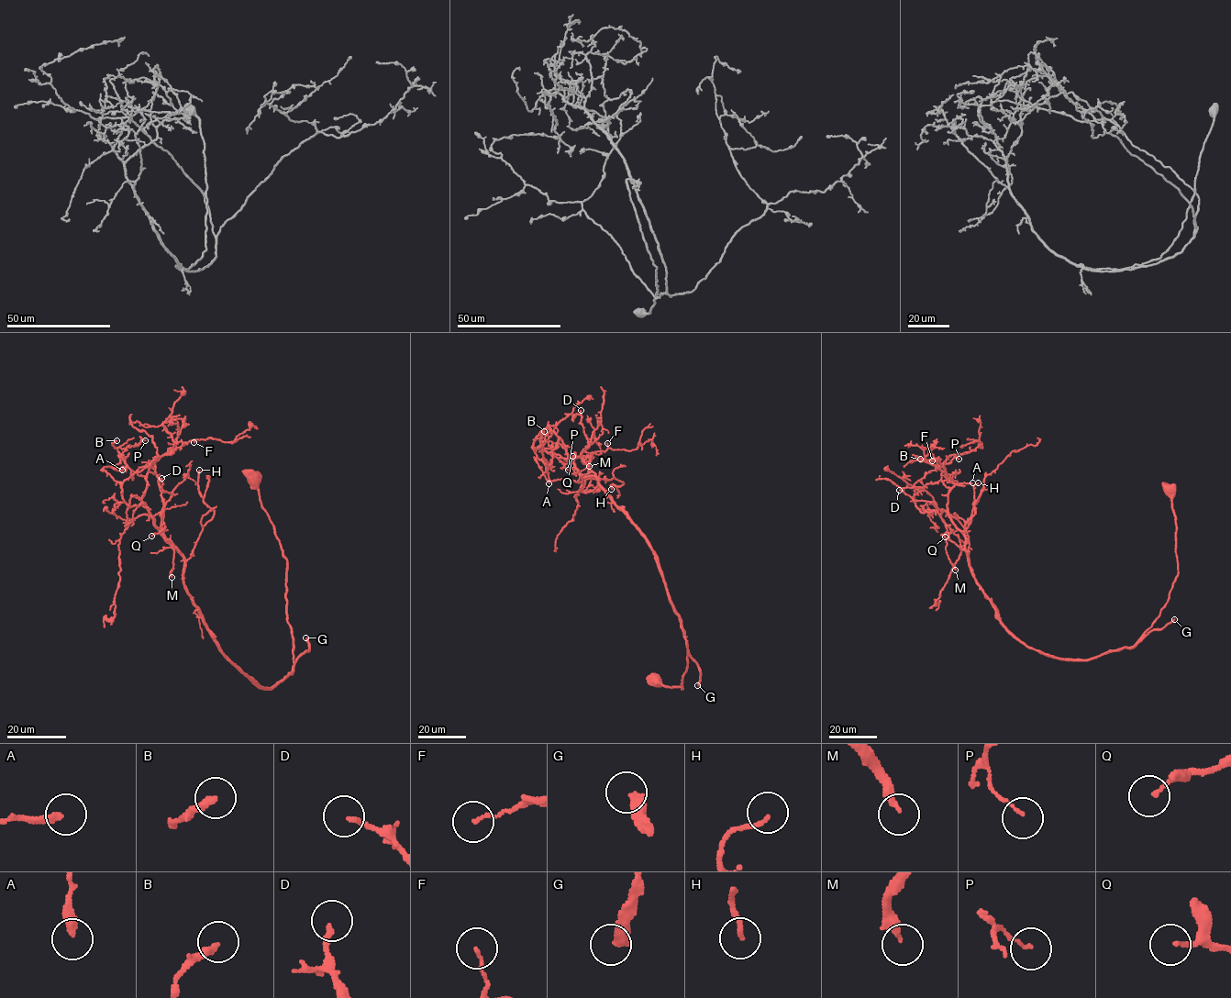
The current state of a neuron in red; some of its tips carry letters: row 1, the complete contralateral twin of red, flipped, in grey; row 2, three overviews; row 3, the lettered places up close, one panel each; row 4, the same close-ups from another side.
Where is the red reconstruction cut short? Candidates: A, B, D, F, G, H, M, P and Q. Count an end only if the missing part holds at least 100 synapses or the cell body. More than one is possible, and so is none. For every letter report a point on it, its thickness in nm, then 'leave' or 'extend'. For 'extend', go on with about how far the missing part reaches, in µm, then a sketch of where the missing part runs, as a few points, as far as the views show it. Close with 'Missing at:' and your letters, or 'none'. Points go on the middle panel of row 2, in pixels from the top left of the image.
A: (548, 483) | 300 nm | leave
B: (544, 431) | 260 nm | leave
D: (581, 410) | 160 nm | leave
F: (607, 443) | 100 nm | leave
G: (697, 685) | 360 nm | extend | 250 µm
H: (611, 489) | 160 nm | leave
M: (589, 466) | 260 nm | leave
P: (568, 470) | 80 nm | leave
Q: (572, 456) | 130 nm | leave
Missing at: G

